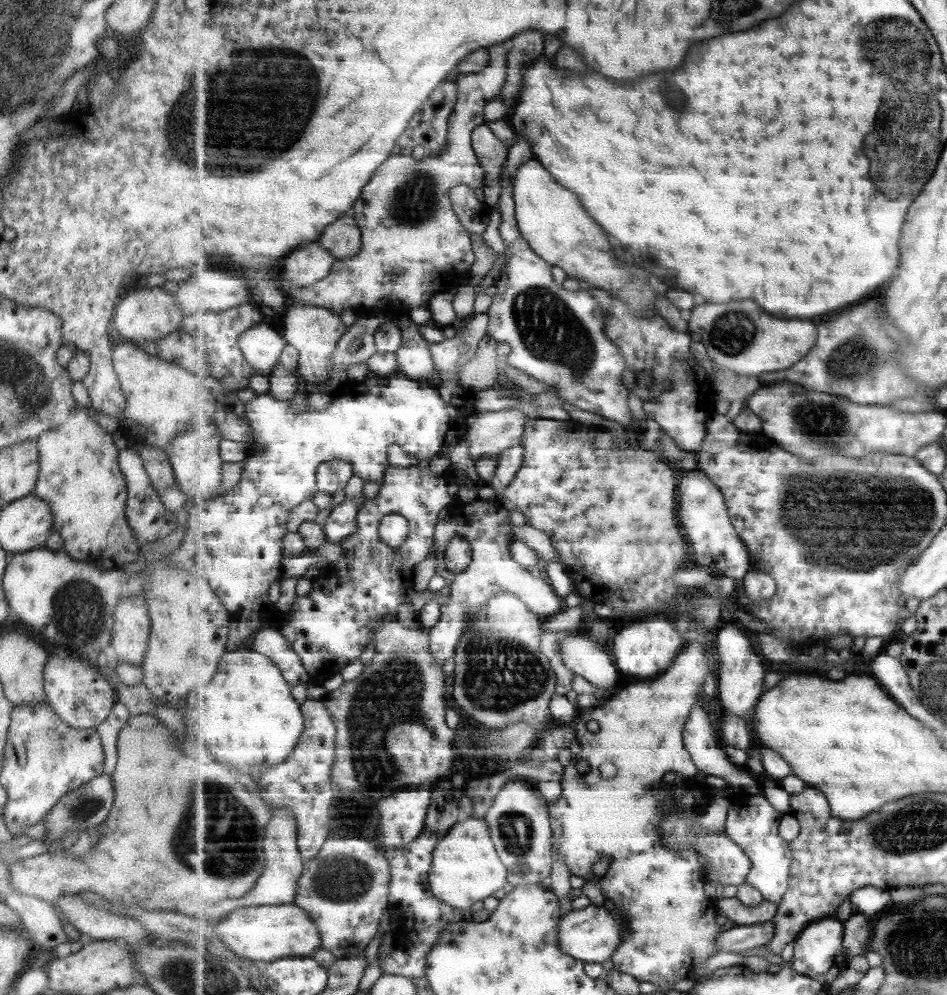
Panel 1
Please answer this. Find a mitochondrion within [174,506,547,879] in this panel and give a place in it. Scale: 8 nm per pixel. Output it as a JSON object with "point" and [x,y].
{"point":[392,693]}

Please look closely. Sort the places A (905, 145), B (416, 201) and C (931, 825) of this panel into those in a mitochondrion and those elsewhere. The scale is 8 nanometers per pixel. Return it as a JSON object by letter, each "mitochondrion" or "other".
{"A":"mitochondrion","B":"mitochondrion","C":"mitochondrion"}

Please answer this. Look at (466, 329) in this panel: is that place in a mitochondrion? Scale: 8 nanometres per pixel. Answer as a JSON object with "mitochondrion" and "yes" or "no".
{"mitochondrion":"no"}

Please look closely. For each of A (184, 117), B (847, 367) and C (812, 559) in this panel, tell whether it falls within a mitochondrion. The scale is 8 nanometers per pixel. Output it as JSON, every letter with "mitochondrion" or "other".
{"A":"mitochondrion","B":"mitochondrion","C":"mitochondrion"}

